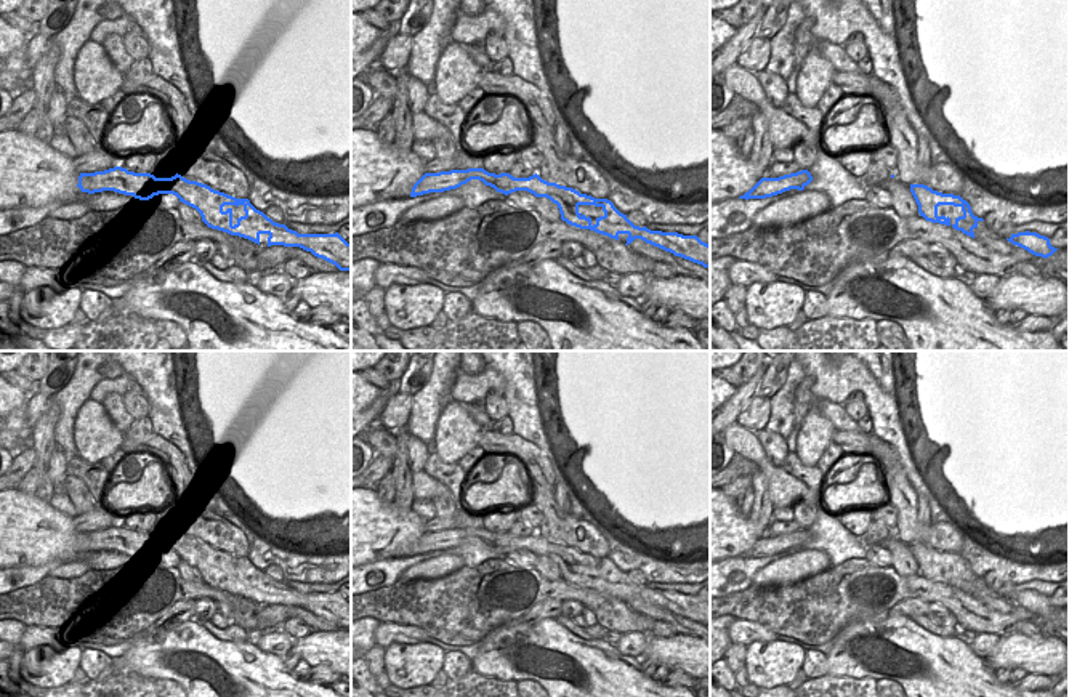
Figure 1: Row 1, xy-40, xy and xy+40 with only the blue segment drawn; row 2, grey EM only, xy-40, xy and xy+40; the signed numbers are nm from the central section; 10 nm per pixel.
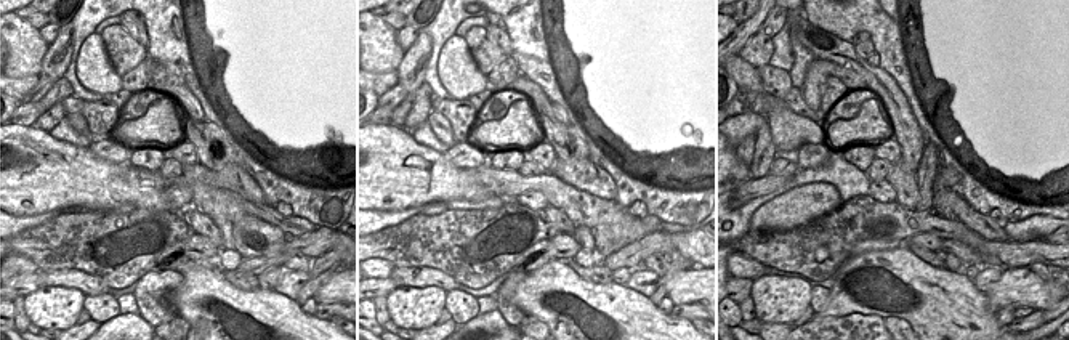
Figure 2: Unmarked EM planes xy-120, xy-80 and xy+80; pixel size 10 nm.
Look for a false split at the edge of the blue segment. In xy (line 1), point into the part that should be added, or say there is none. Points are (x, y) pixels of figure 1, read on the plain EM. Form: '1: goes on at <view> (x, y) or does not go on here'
1: does not go on here

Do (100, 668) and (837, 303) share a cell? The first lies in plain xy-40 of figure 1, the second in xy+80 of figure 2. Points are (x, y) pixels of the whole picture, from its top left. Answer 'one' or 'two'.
two

